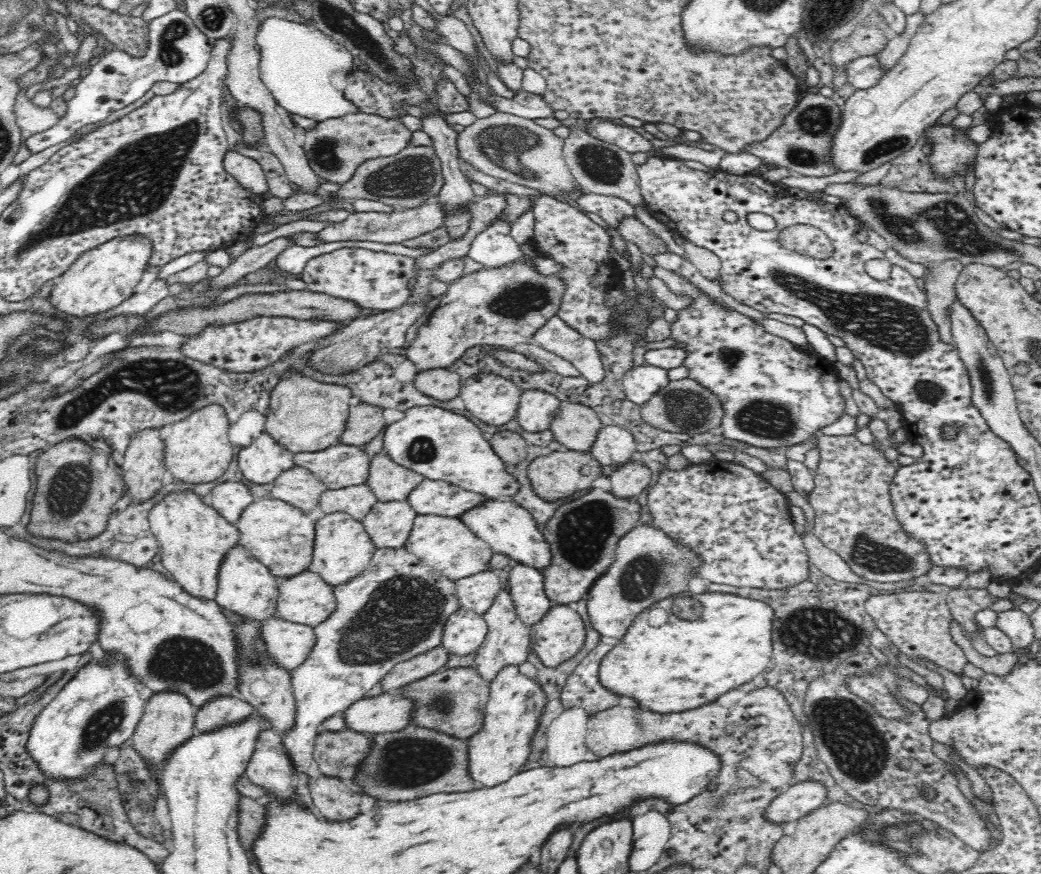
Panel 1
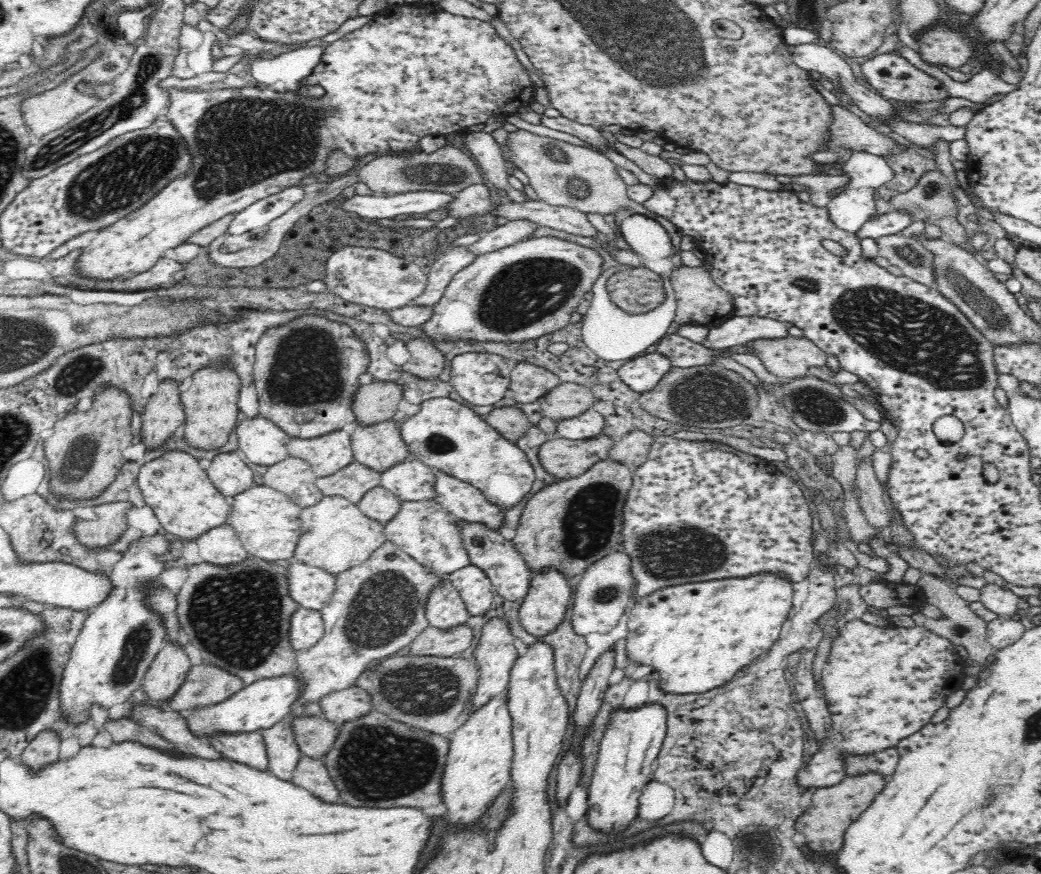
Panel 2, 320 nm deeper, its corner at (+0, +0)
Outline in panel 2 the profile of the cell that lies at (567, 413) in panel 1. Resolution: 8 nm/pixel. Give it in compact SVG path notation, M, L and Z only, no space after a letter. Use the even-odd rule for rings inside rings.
M561 382L541 396L537 402L542 407L544 416L552 420L572 418L582 414L584 410L593 407L595 398L593 392L575 383Z

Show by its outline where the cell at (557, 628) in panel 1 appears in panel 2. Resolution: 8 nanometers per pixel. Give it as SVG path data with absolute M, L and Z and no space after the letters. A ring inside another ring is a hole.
M542 568L540 572L533 572L530 578L528 592L520 603L519 617L522 626L534 636L539 638L542 634L552 632L562 622L562 618L568 612L568 604L572 598L572 588L568 583L568 577L557 568Z

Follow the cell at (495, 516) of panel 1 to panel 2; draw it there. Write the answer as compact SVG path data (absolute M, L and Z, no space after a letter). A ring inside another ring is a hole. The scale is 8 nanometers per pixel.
M434 468L434 500L450 513L453 519L483 522L490 528L502 527L504 514L498 505L486 502L482 491L451 474Z

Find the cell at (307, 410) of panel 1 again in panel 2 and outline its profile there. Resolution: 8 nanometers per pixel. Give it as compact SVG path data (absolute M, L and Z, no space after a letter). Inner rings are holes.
M309 311L306 315L292 318L280 326L274 326L271 329L268 328L264 331L263 336L259 339L255 346L256 352L254 354L255 362L253 367L253 381L255 383L256 392L258 393L259 414L263 414L264 418L269 418L272 422L275 422L286 434L290 437L296 438L316 438L323 434L328 434L334 430L340 430L344 428L345 424L350 422L356 422L357 418L352 410L352 401L359 387L360 376L367 372L370 364L370 357L366 345L363 340L355 335L352 327L345 322L336 322L330 319L330 315L320 311Z

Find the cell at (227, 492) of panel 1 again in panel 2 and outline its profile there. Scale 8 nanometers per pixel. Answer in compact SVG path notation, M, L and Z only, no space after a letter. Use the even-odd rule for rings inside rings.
M238 449L216 454L206 471L213 485L229 499L255 485L252 470Z

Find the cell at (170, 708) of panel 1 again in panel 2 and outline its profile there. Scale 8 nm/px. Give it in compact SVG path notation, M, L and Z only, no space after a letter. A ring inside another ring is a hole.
M166 640L148 666L142 687L156 706L162 706L170 696L174 696L174 690L184 682L192 666L188 655L184 646Z

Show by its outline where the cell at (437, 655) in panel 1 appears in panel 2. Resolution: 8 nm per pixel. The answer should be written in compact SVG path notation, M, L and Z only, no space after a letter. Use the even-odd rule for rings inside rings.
M466 623L446 629L429 624L409 644L409 652L416 656L459 656L472 646L472 640L474 631Z

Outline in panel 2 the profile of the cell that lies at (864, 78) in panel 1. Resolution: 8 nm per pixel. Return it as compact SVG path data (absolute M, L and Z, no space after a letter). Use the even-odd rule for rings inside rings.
M885 53L876 55L868 59L862 66L861 70L864 76L876 90L879 95L883 96L887 101L896 100L905 103L922 103L945 100L949 97L946 86L937 79L937 77L916 68L909 60L894 53Z

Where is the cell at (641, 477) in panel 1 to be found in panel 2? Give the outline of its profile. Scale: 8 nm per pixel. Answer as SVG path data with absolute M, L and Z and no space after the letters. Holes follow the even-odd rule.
M632 430L622 440L615 441L609 452L609 458L623 462L634 472L635 467L642 464L650 452L654 442L653 435L643 430Z

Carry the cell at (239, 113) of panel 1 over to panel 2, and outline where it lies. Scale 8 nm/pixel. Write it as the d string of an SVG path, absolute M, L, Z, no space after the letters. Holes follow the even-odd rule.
M410 3L392 4L384 10L372 15L370 21L364 26L360 26L357 30L342 36L340 40L335 40L328 44L320 56L320 62L314 66L311 74L306 78L302 78L298 82L296 90L270 90L268 87L260 88L258 86L245 86L242 88L228 87L225 89L208 89L207 91L193 90L178 90L170 88L169 92L171 103L167 108L165 116L174 129L180 134L180 139L184 139L184 145L190 153L190 170L186 174L180 174L176 178L172 178L160 192L156 192L152 198L148 198L148 202L144 202L140 208L133 210L128 216L120 218L110 226L104 226L99 229L91 242L83 249L80 262L78 262L78 270L84 277L91 279L106 279L110 280L117 276L132 276L146 272L156 265L159 258L162 258L166 250L174 249L198 232L201 228L220 220L222 216L227 214L236 214L242 212L247 206L254 202L270 197L273 194L279 193L281 190L303 185L306 181L312 180L312 174L325 173L327 169L327 160L332 153L340 151L344 155L348 155L356 164L367 154L378 154L378 152L394 152L396 155L406 155L419 151L419 140L428 135L444 136L452 133L467 132L471 129L479 129L484 126L490 118L506 118L512 114L516 114L519 108L529 107L535 100L535 88L532 79L530 79L528 70L522 66L514 48L501 38L496 30L488 21L482 21L476 18L468 18L461 15L454 15L448 11L444 11L438 5ZM310 87L320 87L324 89L324 94L320 96L311 96L307 90Z

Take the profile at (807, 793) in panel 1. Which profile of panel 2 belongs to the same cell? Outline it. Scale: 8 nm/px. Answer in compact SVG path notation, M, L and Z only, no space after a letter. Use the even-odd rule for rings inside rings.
M860 618L846 621L842 628L838 628L838 634L834 637L820 682L832 720L832 729L827 733L826 739L820 742L820 751L797 772L798 785L804 787L804 790L835 786L848 776L845 767L848 755L871 756L876 752L896 749L904 738L927 726L936 711L945 705L946 698L961 688L965 667L964 659L958 655L955 645L926 627L890 624L880 627Z

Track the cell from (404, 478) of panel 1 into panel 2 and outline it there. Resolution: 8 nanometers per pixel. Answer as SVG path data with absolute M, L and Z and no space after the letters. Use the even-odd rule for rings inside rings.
M392 418L368 426L357 422L350 438L353 457L380 473L396 462L411 458L399 426Z

